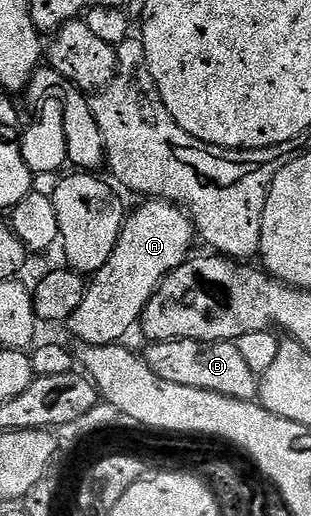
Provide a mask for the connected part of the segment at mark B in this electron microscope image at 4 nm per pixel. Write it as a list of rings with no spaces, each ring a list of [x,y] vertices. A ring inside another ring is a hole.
[[[156,341],[145,347],[144,359],[152,371],[156,371],[160,379],[168,379],[168,383],[180,383],[241,401],[253,401],[259,396],[259,374],[248,367],[233,341]]]

